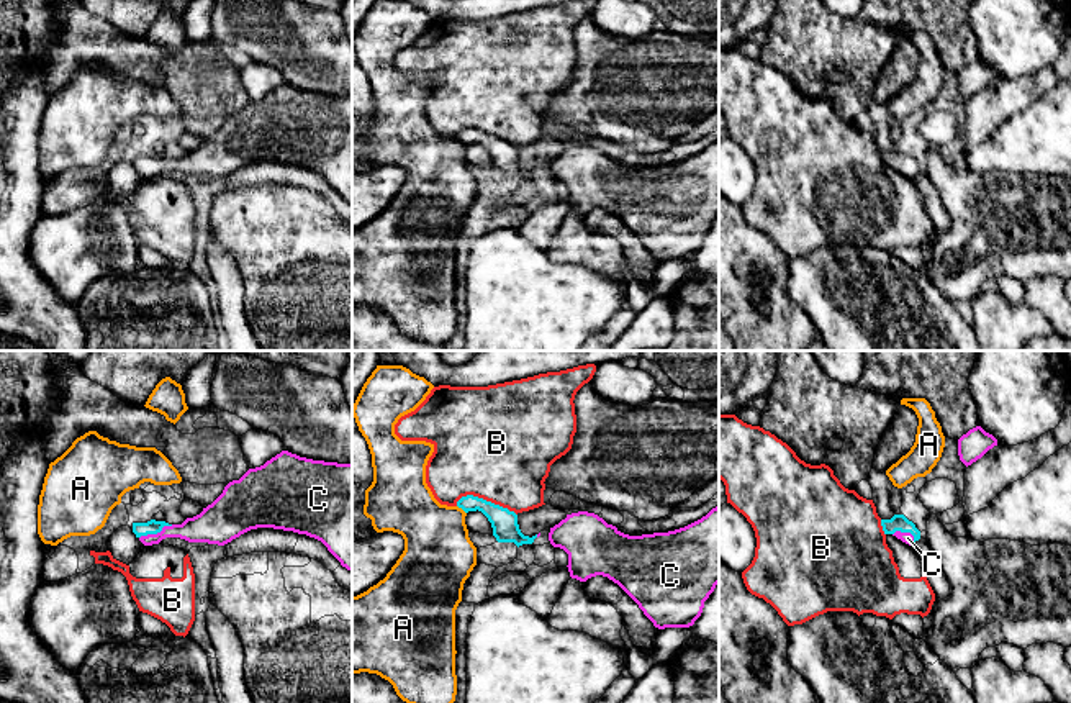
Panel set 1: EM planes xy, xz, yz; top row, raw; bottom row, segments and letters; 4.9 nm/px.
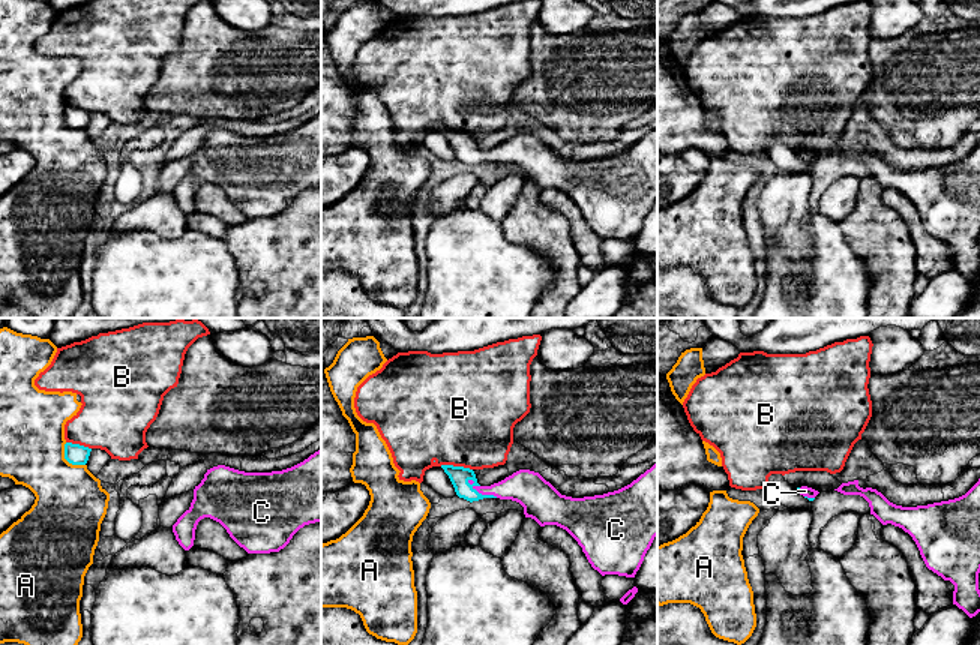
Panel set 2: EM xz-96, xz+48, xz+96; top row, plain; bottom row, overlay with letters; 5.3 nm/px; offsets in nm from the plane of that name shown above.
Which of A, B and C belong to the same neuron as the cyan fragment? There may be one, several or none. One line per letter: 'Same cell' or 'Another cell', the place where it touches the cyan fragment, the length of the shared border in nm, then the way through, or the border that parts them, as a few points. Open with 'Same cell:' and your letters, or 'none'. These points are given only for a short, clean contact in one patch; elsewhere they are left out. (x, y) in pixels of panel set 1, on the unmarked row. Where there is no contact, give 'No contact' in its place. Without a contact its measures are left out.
Same cell: C
A: Another cell. Touches cyan at xz (462, 141). Shared border 60 nm
B: Another cell. Touches cyan at xz (485, 133). Shared border 320 nm. Boundary: xz (456, 135), (467, 128), (477, 128), (506, 140), (516, 148)
C: Same cell. Touches cyan at xy (156, 166). Shared border 180 nm. Path across: xy (153, 159), (156, 166), (203, 161)

